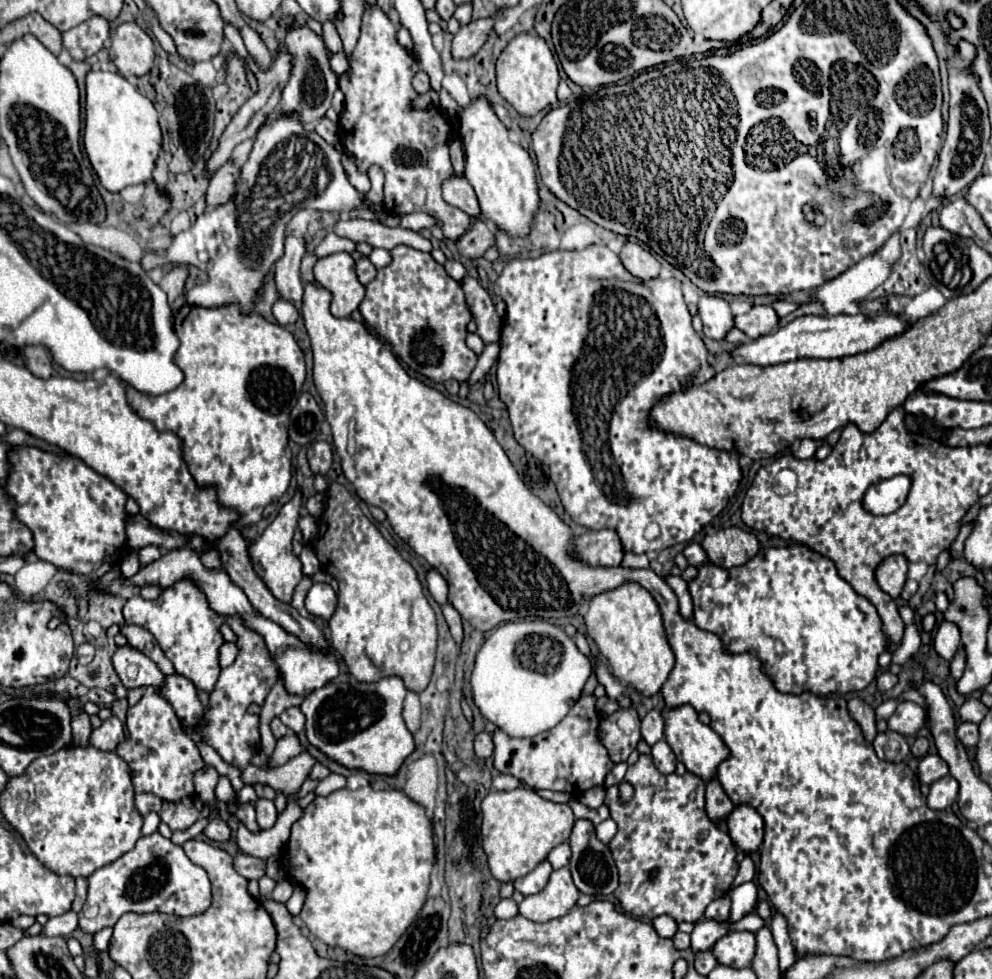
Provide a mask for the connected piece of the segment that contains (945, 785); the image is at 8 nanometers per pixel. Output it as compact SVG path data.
M948 774L930 784L930 792L926 800L932 810L946 810L952 806L956 796L958 796L958 782Z

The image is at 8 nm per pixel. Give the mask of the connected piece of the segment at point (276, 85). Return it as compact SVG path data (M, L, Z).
M278 52L278 56L274 58L274 62L272 62L272 66L270 66L268 70L254 70L254 64L250 62L250 68L252 68L252 72L254 72L254 76L256 76L256 80L258 80L258 92L256 92L252 98L246 100L246 104L238 110L238 114L232 118L232 122L230 122L228 128L224 130L218 150L212 154L212 158L210 158L208 164L206 164L206 170L208 170L210 176L212 176L222 164L228 162L228 158L230 158L230 154L232 154L232 148L234 148L238 142L246 140L246 138L254 138L254 136L256 136L256 130L260 128L260 124L268 118L270 112L274 112L274 110L278 108L282 88L286 86L288 76L290 76L290 66L292 66L292 56L286 56L286 52Z

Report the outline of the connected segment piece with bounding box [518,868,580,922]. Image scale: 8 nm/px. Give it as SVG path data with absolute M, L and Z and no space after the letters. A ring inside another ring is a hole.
M560 868L552 872L548 886L540 894L526 896L522 900L522 904L518 906L518 914L534 922L562 918L576 906L578 896L580 892L572 882L570 870Z

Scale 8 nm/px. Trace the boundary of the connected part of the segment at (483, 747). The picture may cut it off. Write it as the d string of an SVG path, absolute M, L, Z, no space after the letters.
M488 732L478 734L478 736L476 736L476 740L474 740L474 750L476 750L476 756L478 756L478 758L482 758L482 760L490 758L490 756L492 756L492 752L494 752L492 736L490 736Z

